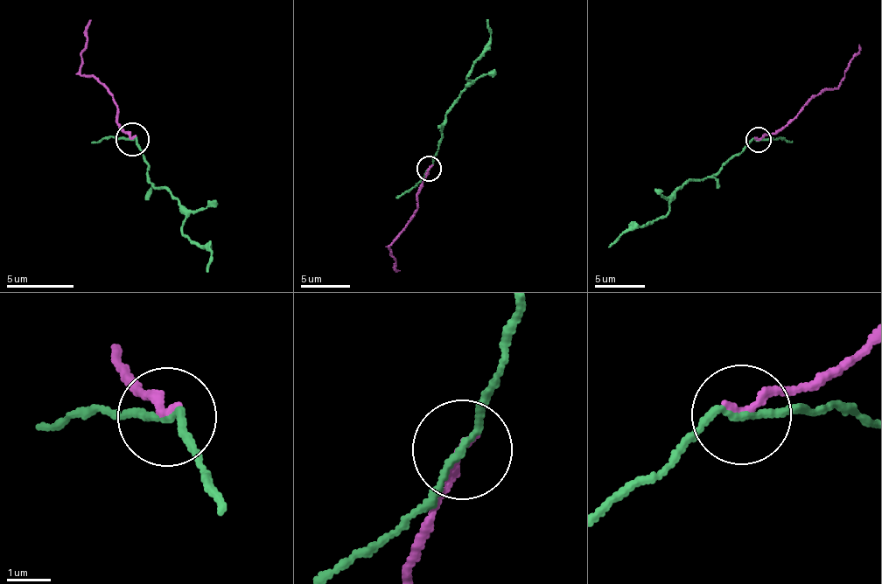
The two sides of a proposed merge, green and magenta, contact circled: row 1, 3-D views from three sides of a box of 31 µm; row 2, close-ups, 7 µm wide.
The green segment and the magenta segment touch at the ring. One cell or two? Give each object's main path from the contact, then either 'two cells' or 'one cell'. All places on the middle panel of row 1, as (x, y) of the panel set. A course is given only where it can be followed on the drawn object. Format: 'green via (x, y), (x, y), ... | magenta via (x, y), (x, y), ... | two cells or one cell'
green via (429, 168), (439, 149), (442, 126), (453, 100), (465, 87), (467, 76), (490, 39), (486, 19) | magenta via (429, 168), (415, 215), (390, 246), (399, 271) | one cell

